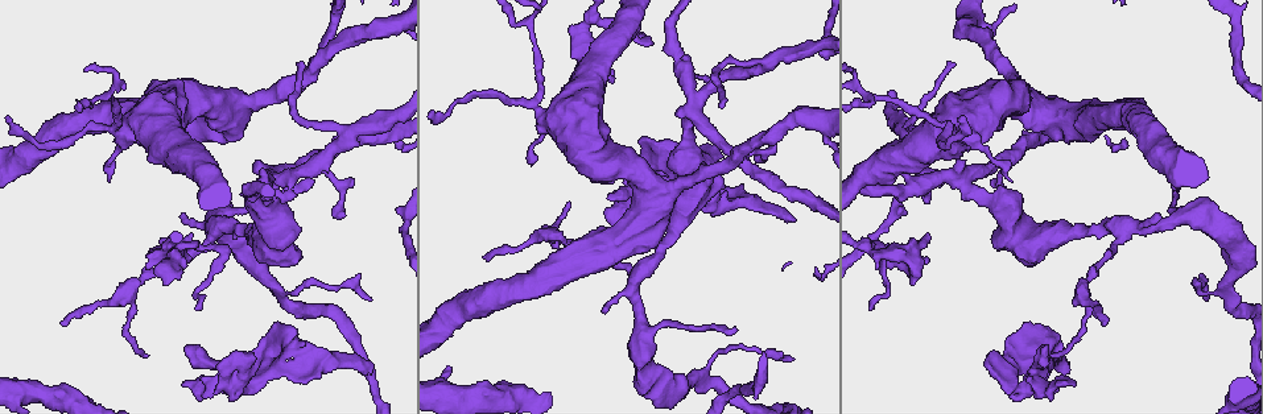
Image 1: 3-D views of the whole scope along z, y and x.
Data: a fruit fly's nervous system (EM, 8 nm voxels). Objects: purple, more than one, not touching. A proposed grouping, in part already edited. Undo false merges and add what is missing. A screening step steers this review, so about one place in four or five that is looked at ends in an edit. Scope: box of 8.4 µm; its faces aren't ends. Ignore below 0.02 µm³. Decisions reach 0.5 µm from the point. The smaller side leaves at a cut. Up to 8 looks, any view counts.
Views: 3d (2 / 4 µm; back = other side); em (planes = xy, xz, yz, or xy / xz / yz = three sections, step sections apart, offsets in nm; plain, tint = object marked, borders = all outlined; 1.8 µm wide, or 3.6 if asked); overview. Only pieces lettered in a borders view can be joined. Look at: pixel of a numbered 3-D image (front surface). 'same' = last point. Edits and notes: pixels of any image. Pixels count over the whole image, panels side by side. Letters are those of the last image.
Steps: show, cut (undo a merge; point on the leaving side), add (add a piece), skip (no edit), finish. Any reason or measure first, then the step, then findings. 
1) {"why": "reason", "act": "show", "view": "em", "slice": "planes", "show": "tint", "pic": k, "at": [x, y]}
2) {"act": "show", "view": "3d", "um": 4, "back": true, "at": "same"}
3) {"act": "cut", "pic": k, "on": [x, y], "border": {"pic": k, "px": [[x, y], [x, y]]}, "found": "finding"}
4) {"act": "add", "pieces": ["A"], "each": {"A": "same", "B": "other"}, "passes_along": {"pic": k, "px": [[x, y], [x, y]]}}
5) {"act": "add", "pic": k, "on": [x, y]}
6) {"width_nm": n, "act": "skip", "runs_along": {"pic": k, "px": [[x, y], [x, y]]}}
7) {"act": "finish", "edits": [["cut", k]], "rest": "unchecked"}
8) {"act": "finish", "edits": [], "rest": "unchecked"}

{"why": "tapers out", "act": "show", "view": "em", "slice": "xz", "step": 4, "show": "borders", "pic": 1, "at": [611, 82]}

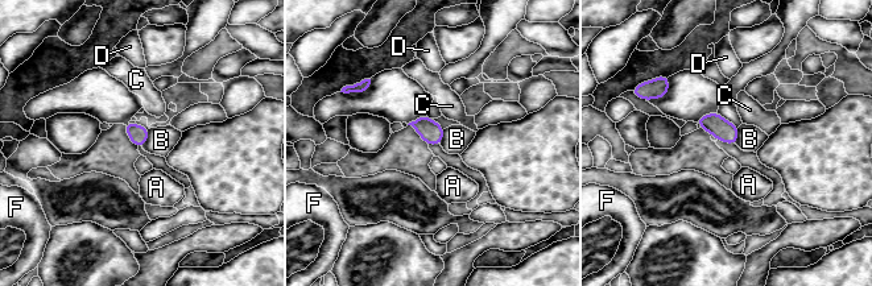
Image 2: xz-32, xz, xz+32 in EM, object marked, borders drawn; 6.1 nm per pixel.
{"act": "skip", "each": {"A": "other", "B": "other", "C": "other", "D": "other", "F": "other"}, "found": "no lettered piece goes on from it"}

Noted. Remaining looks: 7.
{"why": "sharp bend", "act": "show", "view": "3d", "um": 4, "back": true, "pic": 1, "at": [273, 183]}

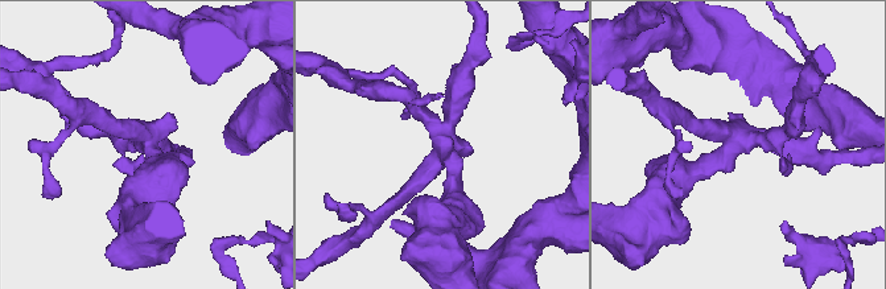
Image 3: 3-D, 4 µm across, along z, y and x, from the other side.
{"act": "show", "view": "em", "slice": "planes", "show": "borders", "pic": 3, "at": [148, 141]}

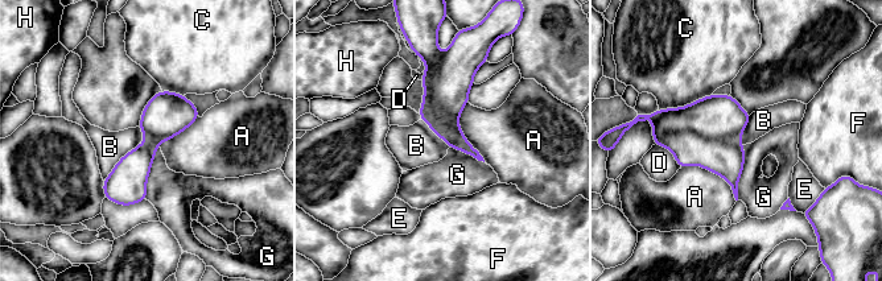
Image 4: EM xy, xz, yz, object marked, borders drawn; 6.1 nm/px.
{"longest_contact_nm": ["B", 400], "act": "cut", "pic": 4, "on": [716, 116], "each": {"A": "other", "B": "other", "C": "other", "D": "other", "E": "other", "F": "other", "G": "other", "H": "other"}, "found": "two neurons meet here"}

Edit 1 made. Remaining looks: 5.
{"act": "show", "view": "overview"}

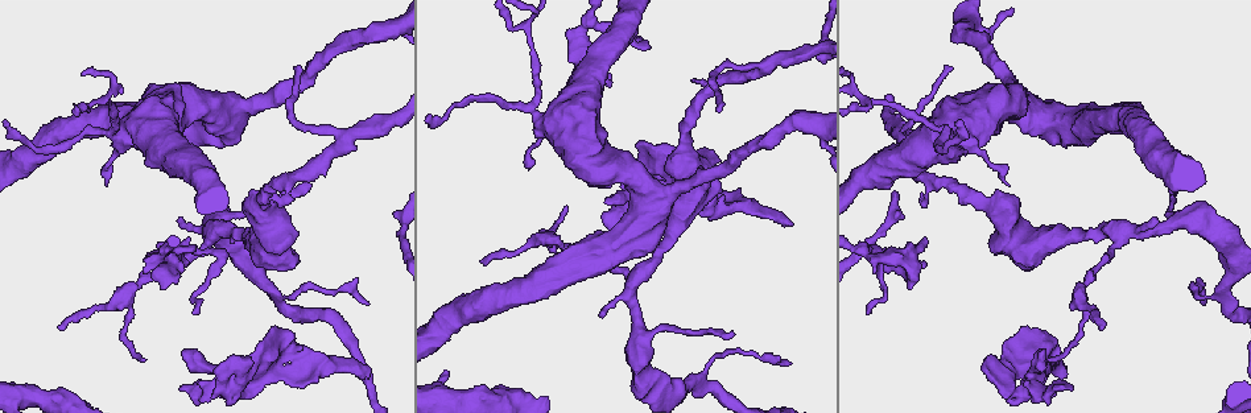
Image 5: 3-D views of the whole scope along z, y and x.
{"why": "touches itself", "act": "show", "view": "3d", "um": 2, "pic": 5, "at": [216, 383]}

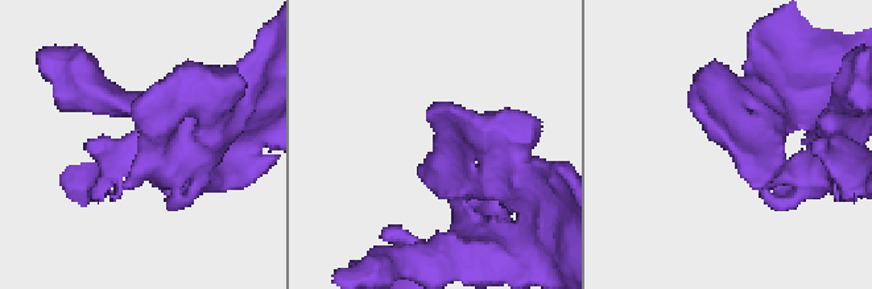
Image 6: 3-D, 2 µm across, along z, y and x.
{"why": "shape alone is not enough", "act": "show", "view": "em", "um": 3.6, "slice": "planes", "show": "plain", "pic": 6, "at": [726, 148]}

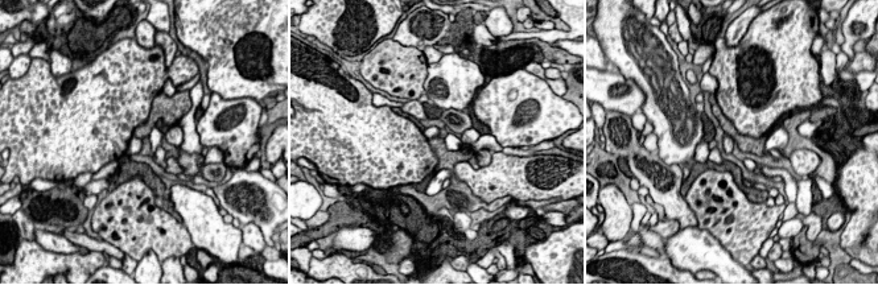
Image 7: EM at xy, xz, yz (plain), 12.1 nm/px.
{"act": "show", "view": "em", "um": 3.6, "slice": "planes", "show": "borders", "at": "same"}

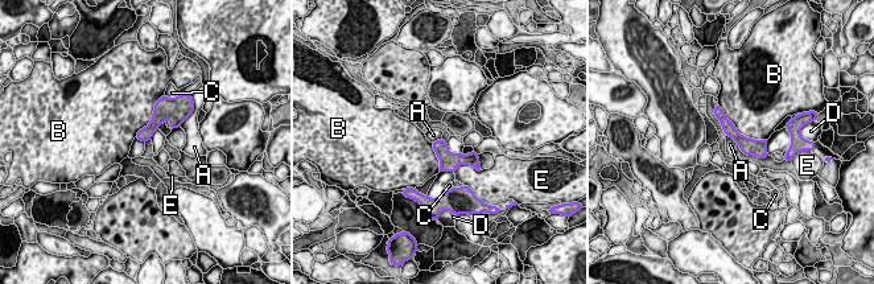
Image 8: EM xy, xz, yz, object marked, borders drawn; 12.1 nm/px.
{"width_nm": 160, "act": "skip", "each": {"A": "other", "B": "other", "C": "other", "D": "other", "E": "other"}, "runs_along": {"pic": 8, "px": [[717, 111], [743, 143], [763, 155]]}, "found": "all the same neuron"}

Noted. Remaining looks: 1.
{"act": "finish", "edits": [["cut", 4]], "rest": "unchecked"}

